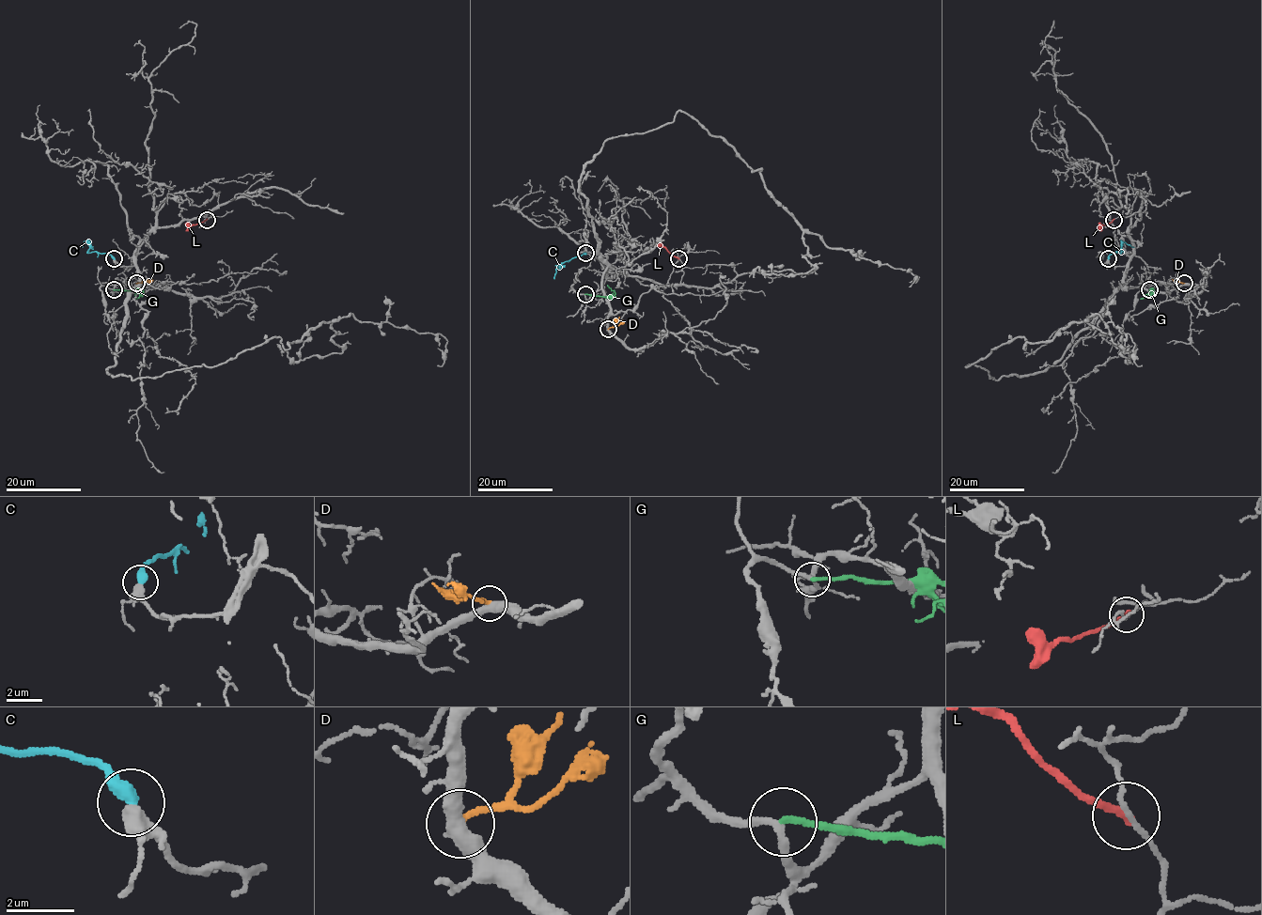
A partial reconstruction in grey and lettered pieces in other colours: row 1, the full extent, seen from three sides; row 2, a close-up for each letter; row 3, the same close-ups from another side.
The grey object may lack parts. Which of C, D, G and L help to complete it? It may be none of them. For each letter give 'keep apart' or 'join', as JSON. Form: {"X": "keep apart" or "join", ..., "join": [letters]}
{"C": "join", "D": "keep apart", "G": "keep apart", "L": "keep apart", "join": ["C"]}

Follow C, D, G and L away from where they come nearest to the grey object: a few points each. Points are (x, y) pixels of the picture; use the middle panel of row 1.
C: (585, 253), (563, 261), (556, 267), (553, 278)
D: (608, 329), (624, 321)
G: (584, 294), (610, 296), (614, 291), (607, 285)
L: (678, 257), (658, 245)

